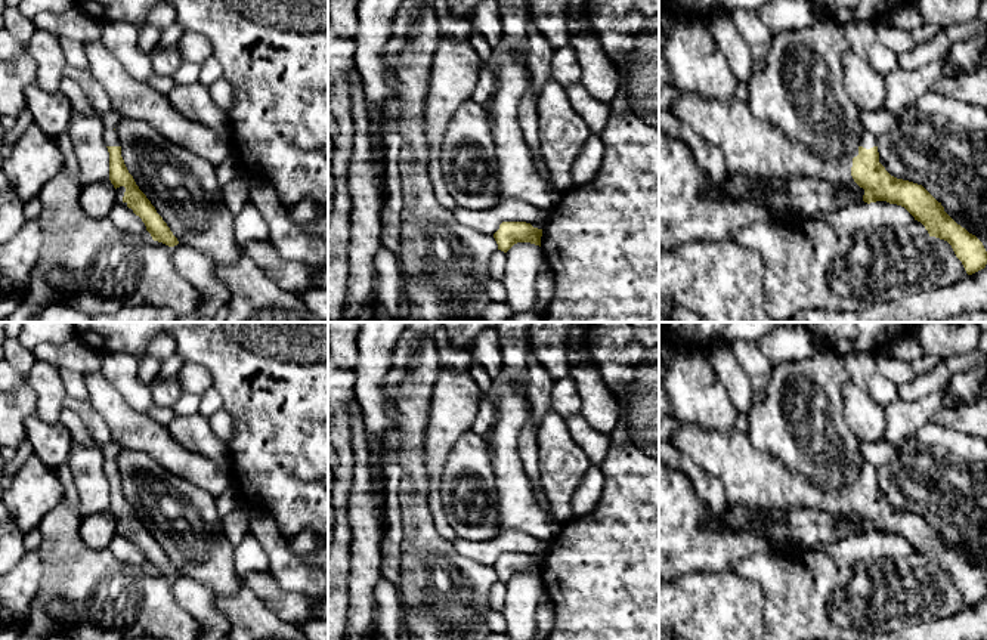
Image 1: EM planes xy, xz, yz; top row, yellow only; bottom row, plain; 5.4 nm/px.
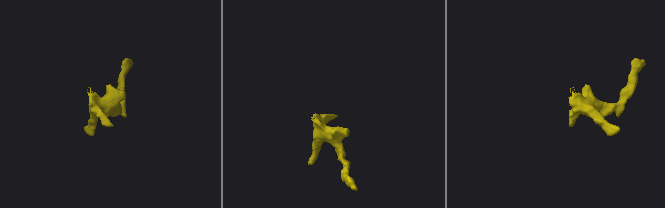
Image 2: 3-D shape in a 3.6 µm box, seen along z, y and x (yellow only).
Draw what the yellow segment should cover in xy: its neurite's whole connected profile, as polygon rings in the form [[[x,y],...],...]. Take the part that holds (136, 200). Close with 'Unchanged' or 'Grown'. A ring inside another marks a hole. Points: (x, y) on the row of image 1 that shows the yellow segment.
[[[105,129],[103,140],[109,152],[109,180],[115,188],[117,200],[126,202],[127,207],[142,219],[154,241],[163,242],[168,247],[177,245],[177,238],[129,173],[121,157],[117,130]]]. Grown

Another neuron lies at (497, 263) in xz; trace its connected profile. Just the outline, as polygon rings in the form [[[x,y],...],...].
[[[498,250],[489,259],[489,275],[495,281],[502,281],[505,273],[505,253]]]

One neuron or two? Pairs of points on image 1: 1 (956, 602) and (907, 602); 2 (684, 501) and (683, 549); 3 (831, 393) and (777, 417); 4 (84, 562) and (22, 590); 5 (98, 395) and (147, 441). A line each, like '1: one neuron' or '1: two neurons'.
1: one neuron
2: one neuron
3: one neuron
4: two neurons
5: one neuron

